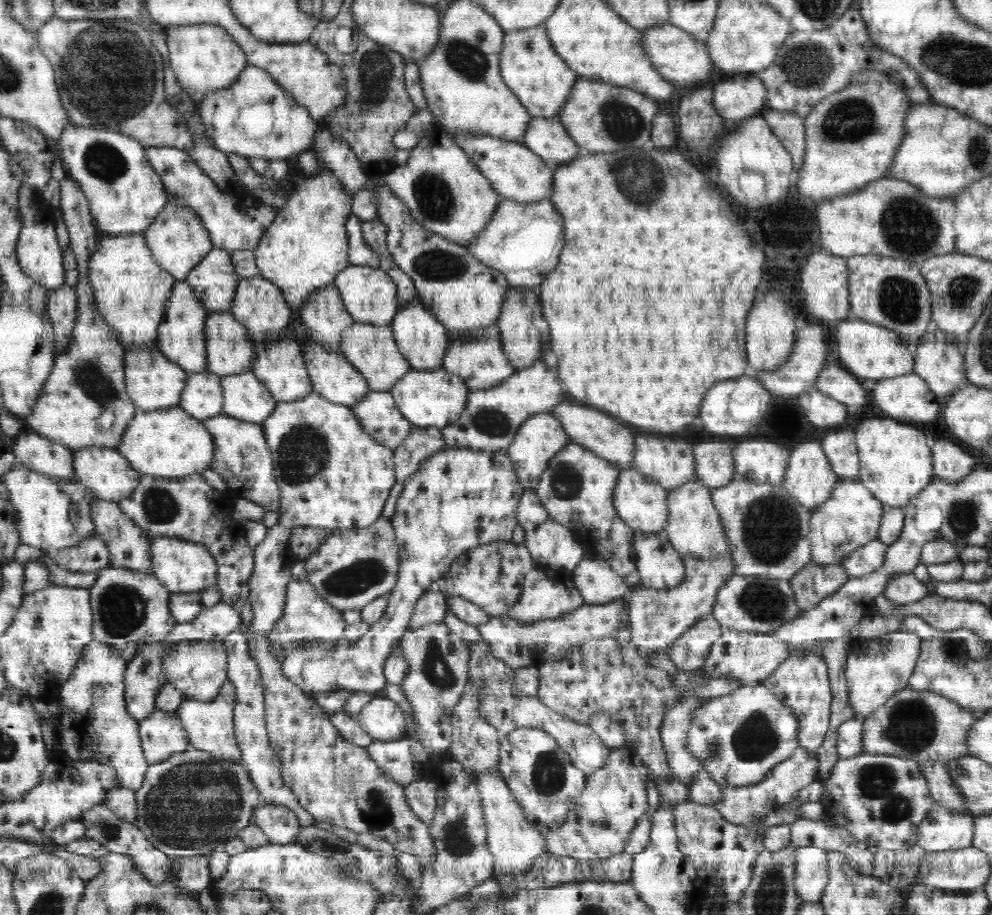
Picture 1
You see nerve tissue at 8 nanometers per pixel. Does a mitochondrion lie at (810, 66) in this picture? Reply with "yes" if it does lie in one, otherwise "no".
yes

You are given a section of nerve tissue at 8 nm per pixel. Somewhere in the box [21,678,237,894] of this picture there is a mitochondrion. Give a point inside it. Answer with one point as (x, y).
(109, 831)

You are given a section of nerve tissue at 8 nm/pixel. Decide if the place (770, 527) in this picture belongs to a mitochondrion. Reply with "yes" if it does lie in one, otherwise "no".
yes

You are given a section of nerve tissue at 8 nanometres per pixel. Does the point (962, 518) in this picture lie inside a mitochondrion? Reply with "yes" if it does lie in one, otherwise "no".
yes

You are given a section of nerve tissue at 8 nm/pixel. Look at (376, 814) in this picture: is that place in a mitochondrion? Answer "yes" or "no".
yes

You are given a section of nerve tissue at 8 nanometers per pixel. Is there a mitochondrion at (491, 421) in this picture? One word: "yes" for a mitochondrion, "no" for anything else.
yes

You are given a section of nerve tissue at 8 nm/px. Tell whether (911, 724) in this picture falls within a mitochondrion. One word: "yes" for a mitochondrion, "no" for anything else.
yes

